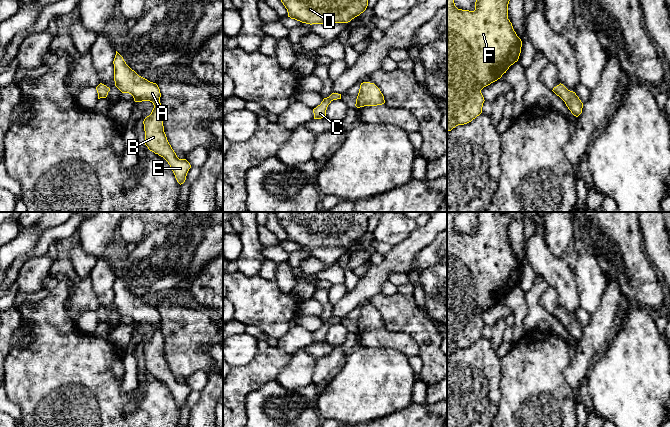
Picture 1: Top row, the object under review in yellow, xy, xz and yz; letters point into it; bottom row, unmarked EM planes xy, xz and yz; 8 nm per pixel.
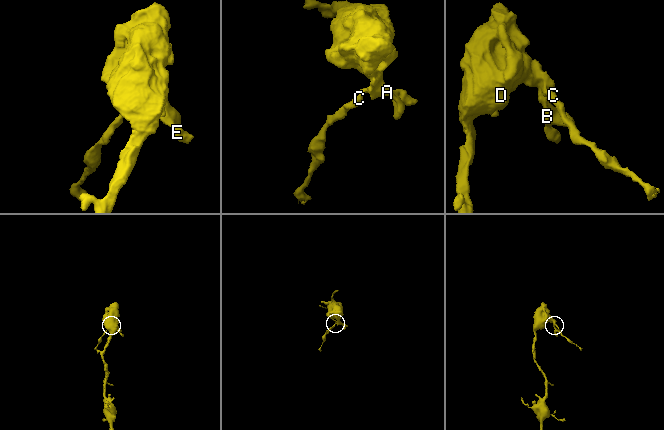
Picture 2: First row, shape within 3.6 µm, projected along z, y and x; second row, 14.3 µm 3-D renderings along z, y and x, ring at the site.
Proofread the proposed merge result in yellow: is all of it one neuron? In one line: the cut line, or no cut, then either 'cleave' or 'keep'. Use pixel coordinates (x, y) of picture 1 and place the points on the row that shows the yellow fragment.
no cut | keep

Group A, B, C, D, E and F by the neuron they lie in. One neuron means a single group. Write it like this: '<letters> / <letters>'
A B C D E F

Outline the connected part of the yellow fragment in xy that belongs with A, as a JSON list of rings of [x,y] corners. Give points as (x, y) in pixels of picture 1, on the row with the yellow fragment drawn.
[[[116,51],[113,61],[115,86],[122,93],[129,93],[135,102],[150,101],[154,108],[144,121],[145,145],[155,154],[163,157],[170,165],[177,182],[185,182],[191,168],[186,159],[179,159],[169,144],[164,132],[164,114],[160,103],[160,89],[156,83],[139,76]]]

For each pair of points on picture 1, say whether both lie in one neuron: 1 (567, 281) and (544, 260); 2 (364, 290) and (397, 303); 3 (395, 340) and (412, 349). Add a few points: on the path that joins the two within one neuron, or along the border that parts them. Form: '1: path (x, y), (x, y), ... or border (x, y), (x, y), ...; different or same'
1: path (561, 277), (550, 266); same
2: border (380, 292), (367, 302); different
3: path (399, 341), (408, 346); same

